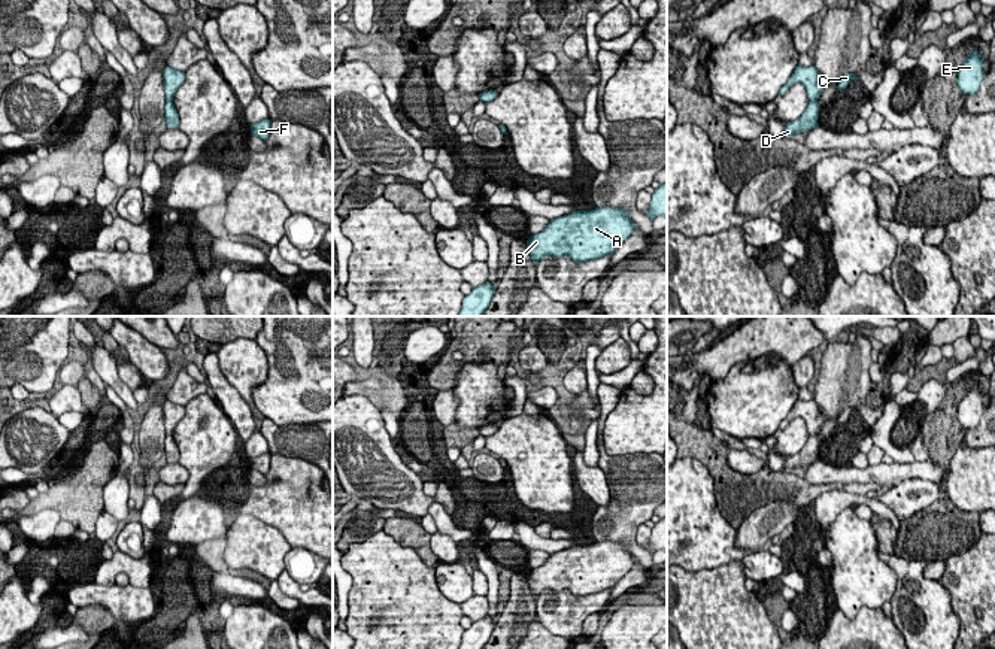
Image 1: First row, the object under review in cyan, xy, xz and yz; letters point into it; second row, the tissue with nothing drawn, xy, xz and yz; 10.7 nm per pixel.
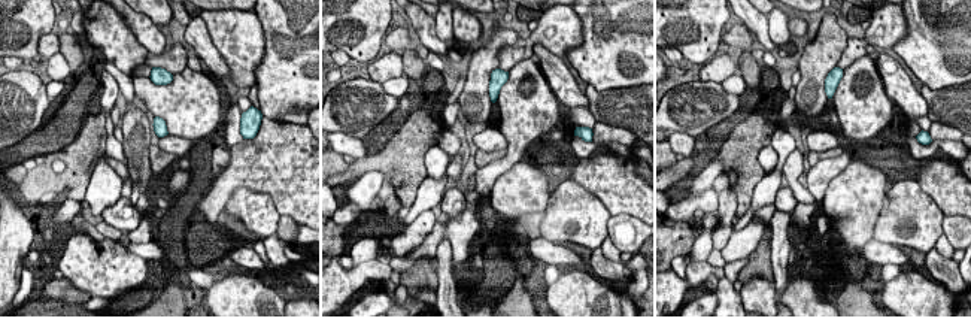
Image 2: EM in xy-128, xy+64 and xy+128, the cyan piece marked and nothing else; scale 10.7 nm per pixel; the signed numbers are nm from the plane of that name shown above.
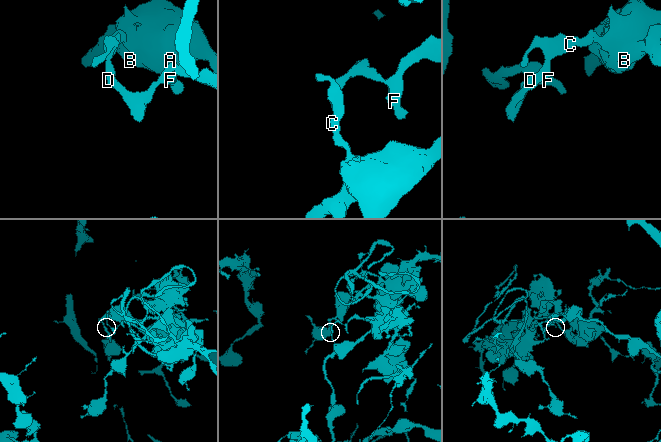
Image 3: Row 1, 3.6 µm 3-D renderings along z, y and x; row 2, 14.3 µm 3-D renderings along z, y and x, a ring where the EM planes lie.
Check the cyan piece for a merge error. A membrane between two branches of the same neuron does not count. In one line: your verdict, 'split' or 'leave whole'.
split

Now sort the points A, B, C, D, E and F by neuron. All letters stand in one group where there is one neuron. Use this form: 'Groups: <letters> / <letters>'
Groups: A B C E / D F

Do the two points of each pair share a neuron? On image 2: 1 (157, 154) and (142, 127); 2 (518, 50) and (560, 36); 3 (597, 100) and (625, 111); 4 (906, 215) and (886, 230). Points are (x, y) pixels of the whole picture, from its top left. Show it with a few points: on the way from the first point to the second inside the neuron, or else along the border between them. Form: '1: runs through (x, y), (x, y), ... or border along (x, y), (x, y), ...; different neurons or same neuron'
1: border along (149, 145), (149, 167), (152, 173); different neurons
2: runs through (528, 44), (536, 36), (549, 36); same neuron
3: runs through (604, 105), (618, 106); same neuron
4: runs through (901, 220), (891, 227); same neuron

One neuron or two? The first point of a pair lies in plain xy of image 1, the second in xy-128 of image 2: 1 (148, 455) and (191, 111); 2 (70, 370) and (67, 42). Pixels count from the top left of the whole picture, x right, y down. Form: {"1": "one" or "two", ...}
{"1": "two", "2": "two"}

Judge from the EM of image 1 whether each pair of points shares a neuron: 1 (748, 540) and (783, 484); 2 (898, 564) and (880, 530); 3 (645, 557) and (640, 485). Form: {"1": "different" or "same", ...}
{"1": "different", "2": "different", "3": "same"}

